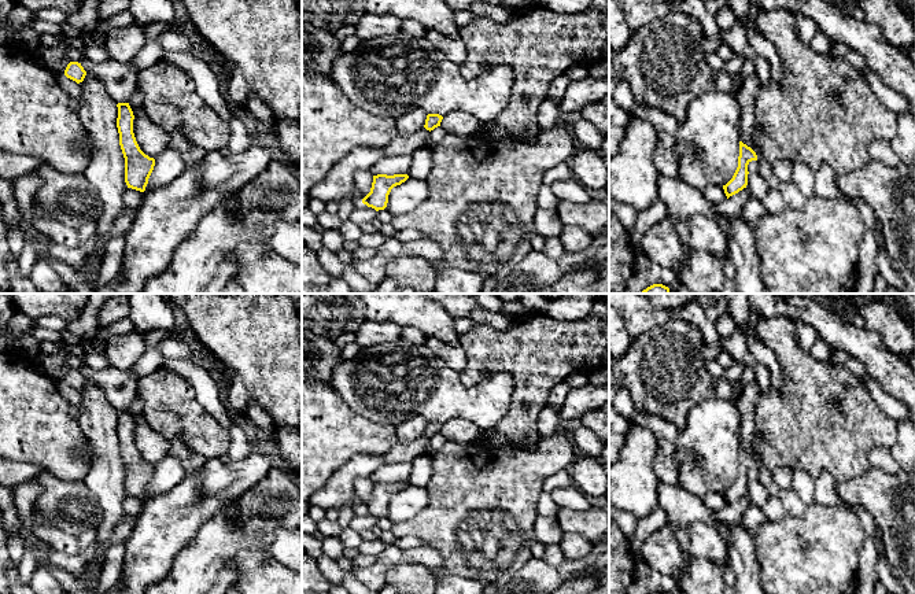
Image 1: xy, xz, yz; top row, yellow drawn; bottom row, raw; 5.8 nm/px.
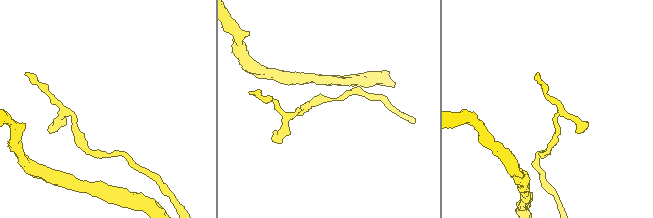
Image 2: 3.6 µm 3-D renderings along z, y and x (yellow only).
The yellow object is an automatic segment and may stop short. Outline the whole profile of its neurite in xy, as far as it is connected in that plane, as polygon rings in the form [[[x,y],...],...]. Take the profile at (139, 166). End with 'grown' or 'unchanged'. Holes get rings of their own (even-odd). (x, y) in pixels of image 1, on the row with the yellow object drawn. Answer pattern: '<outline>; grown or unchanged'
[[[118,103],[117,128],[119,145],[125,158],[125,182],[128,188],[144,192],[154,170],[155,159],[145,155],[133,133],[133,111],[129,103]]]; unchanged

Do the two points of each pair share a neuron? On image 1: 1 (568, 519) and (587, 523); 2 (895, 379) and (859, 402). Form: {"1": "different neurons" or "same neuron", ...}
{"1": "same neuron", "2": "different neurons"}

